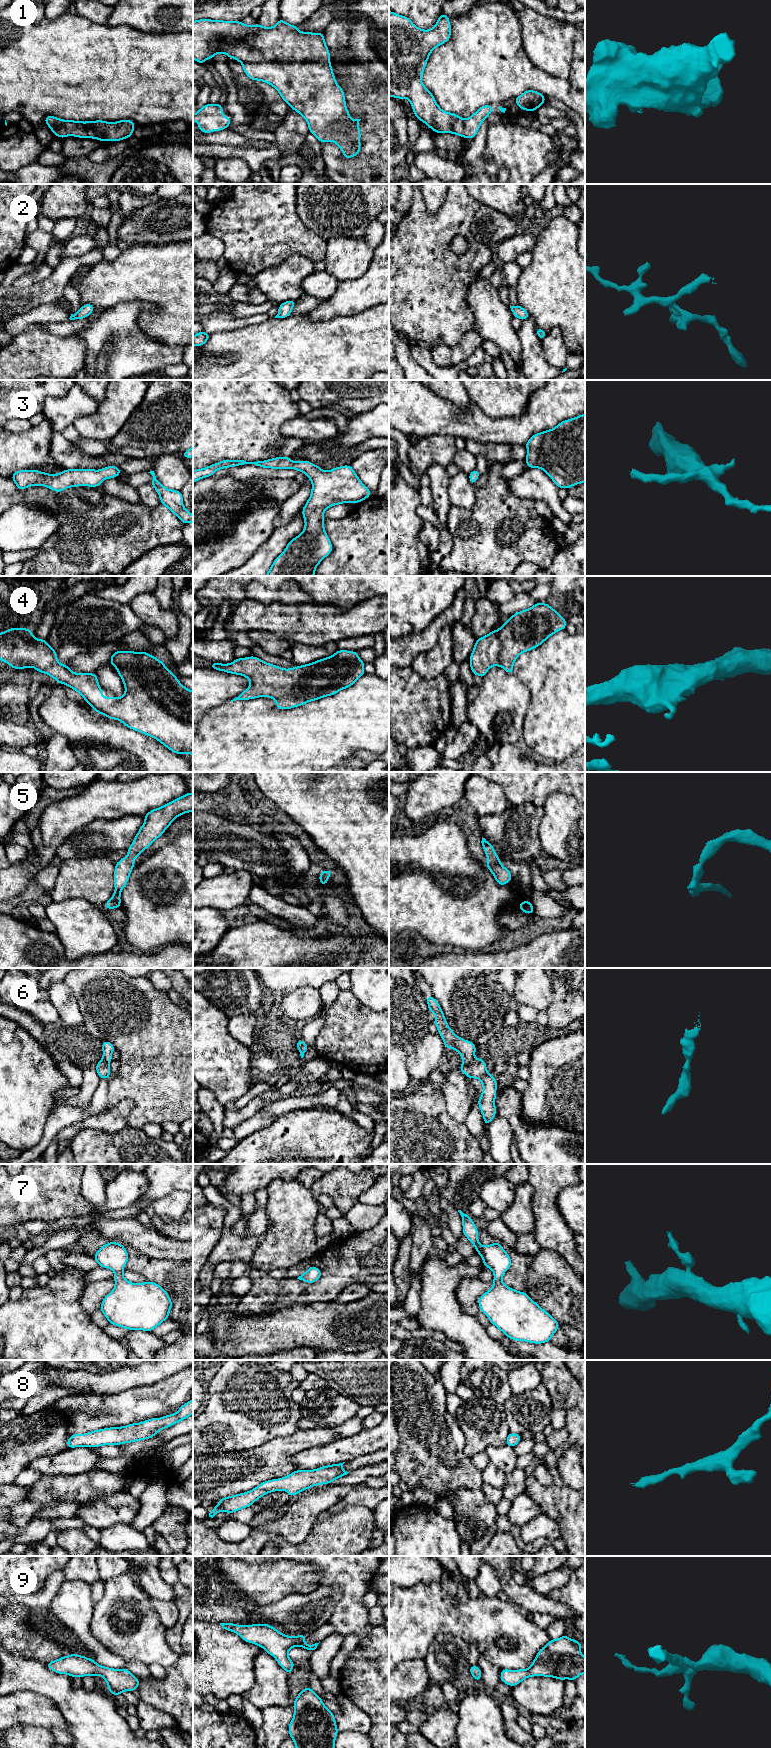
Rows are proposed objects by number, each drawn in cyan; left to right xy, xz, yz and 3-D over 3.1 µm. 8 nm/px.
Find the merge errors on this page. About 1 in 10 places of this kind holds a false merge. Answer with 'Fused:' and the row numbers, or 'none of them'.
Fused: none of them

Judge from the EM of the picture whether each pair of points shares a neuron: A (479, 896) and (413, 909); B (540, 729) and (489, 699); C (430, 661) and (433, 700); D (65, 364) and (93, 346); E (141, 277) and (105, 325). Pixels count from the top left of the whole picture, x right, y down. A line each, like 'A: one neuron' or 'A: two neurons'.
A: one neuron
B: two neurons
C: two neurons
D: two neurons
E: two neurons

